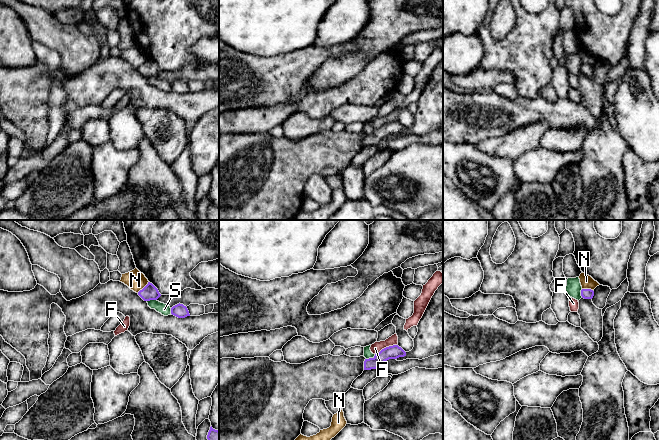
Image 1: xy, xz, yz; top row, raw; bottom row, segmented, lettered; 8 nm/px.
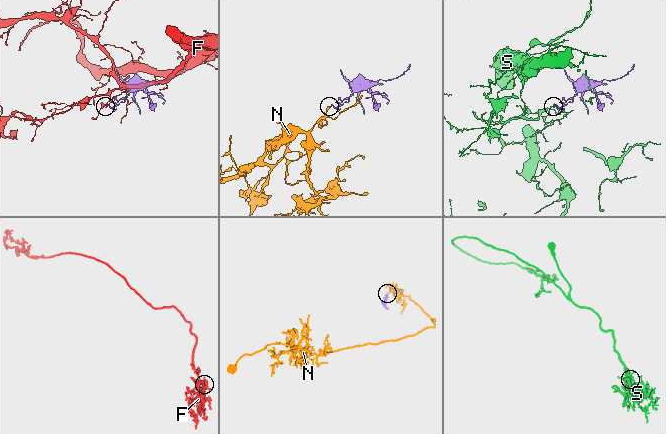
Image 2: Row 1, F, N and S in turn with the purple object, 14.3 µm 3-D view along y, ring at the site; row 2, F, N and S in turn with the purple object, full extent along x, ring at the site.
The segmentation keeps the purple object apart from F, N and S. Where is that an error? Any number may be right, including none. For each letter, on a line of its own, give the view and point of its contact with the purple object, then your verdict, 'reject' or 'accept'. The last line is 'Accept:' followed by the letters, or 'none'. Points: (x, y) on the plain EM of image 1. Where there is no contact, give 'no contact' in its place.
F: contact xz (386, 123); reject
N: contact xy (144, 63); reject
S: contact xz (370, 134); reject
Accept: none

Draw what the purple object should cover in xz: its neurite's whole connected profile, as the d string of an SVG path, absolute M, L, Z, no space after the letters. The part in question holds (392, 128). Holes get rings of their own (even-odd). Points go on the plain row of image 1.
M393 121L382 125L373 134L365 135L364 146L371 146L380 143L389 135L397 135L406 132L406 128L398 121Z

